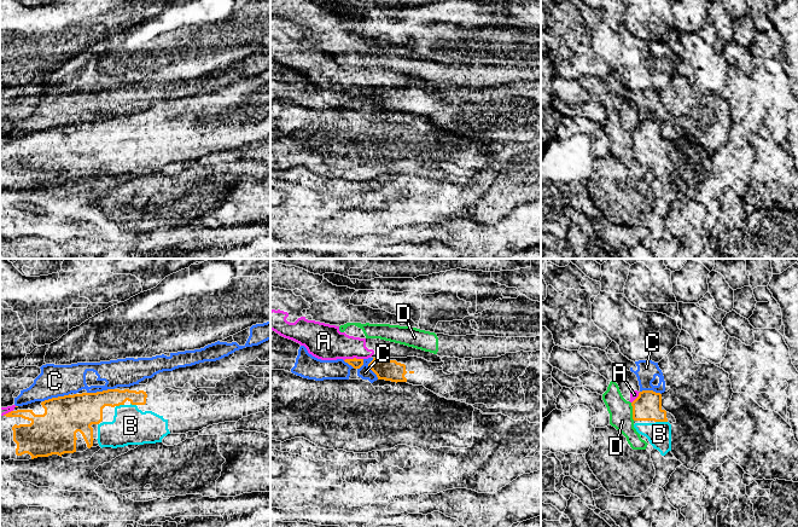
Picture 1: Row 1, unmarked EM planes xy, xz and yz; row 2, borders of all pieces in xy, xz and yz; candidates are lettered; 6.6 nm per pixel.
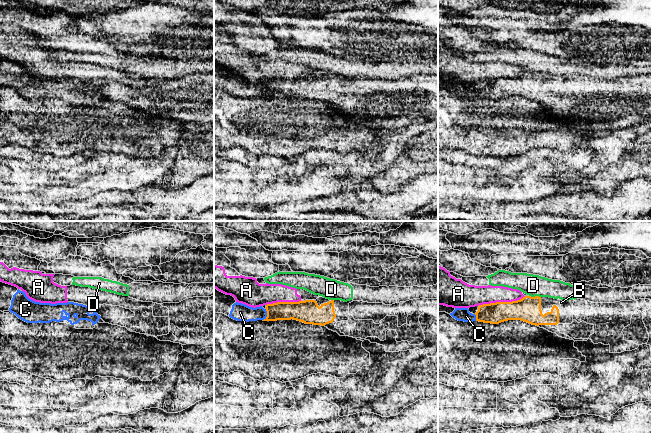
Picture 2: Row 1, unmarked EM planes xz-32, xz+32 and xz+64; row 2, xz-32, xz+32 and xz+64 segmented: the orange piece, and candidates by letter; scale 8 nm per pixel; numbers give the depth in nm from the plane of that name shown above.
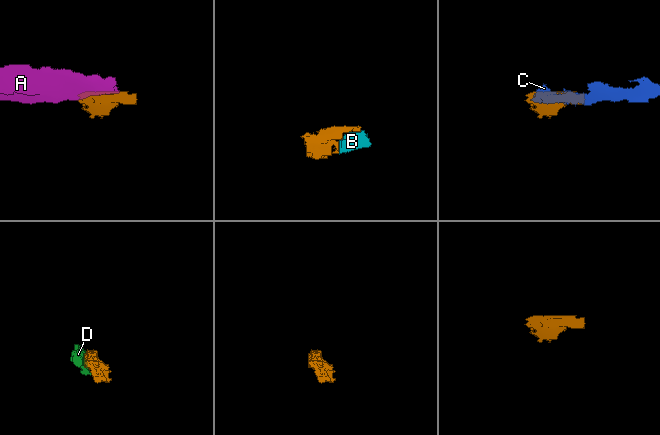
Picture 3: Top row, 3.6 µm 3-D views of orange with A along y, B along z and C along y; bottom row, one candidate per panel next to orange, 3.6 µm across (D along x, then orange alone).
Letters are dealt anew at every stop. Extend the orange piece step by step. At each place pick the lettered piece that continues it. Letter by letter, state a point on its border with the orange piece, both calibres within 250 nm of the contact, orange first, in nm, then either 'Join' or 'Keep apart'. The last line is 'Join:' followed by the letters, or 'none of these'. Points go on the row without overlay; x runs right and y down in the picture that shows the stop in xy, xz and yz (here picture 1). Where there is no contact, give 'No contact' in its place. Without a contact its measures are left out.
A: Touches orange at xz (354, 87). Thickness 70 nm (orange) against 240 nm. Keep apart
B: Touches orange at yz (662, 150). Thickness 190 nm (orange) against 160 nm. Join
C: Touches orange at xy (100, 121). Thickness 260 nm (orange) against 190 nm. Keep apart
D: Touches orange at yz (633, 140). Thickness 190 nm (orange) against 160 nm. Keep apart
Join: B

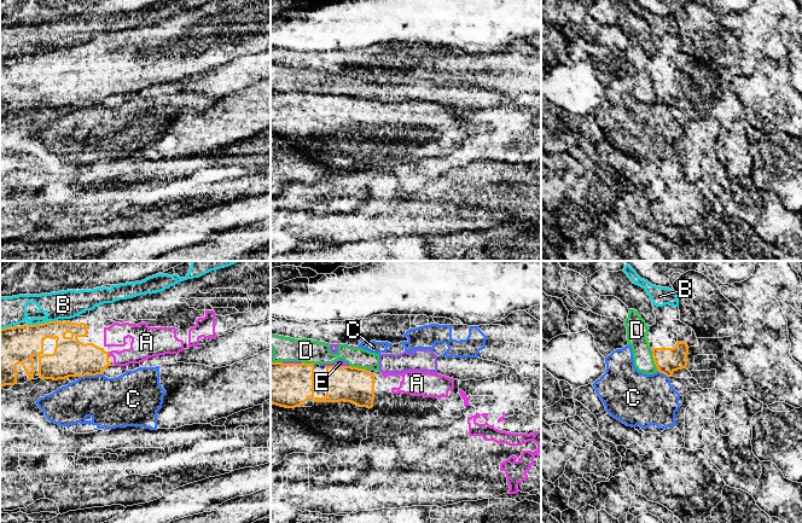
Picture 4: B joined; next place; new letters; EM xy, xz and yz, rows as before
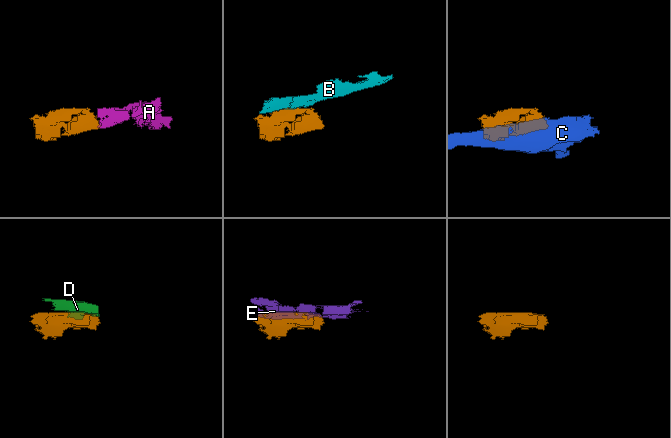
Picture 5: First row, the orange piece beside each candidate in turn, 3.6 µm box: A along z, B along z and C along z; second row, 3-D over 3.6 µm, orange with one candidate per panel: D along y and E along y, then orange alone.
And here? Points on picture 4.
A: Touches orange at xy (108, 83). Thickness 240 nm (orange) against 180 nm. Join
B: Touches orange at xy (41, 53). Thickness 260 nm (orange) against 190 nm. Keep apart
C: Touches orange at xy (91, 104). Thickness 240 nm (orange) against 340 nm. Keep apart
D: Touches orange at yz (654, 89). Thickness 170 nm (orange) against 140 nm. Keep apart
E: Touches orange at xz (338, 96). Thickness 240 nm (orange) against 50 nm. Keep apart
Join: A

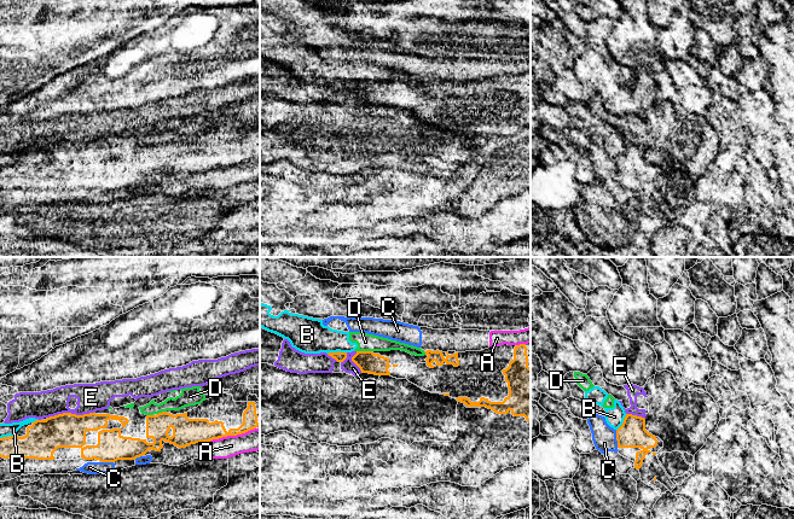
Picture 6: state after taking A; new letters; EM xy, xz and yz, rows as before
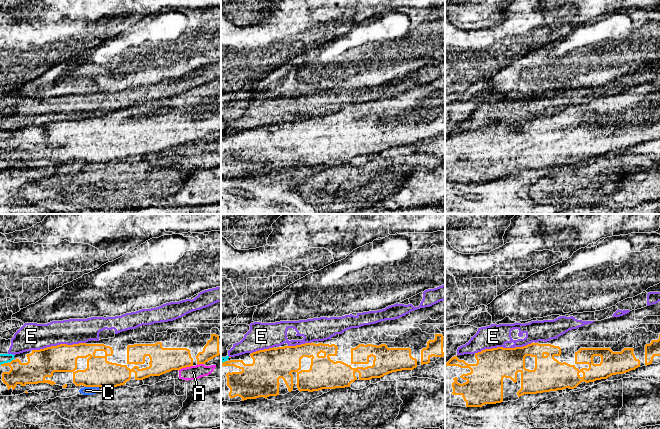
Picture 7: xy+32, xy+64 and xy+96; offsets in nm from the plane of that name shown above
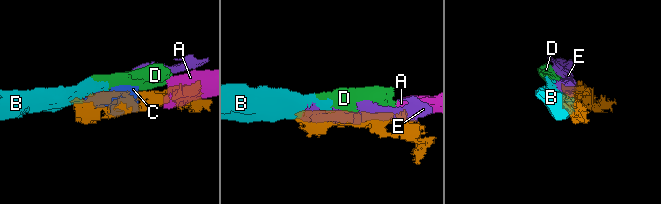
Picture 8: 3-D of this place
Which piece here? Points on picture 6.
A: Touches orange at xy (232, 164). Thickness 160 nm (orange) against 140 nm. Keep apart
B: Touches orange at xz (337, 81). Thickness 70 nm (orange) against 240 nm. Keep apart
C: Touches orange at yz (616, 168). Thickness 190 nm (orange) against 160 nm. Keep apart
D: Touches orange at xz (364, 81). Thickness 140 nm (orange) against 120 nm. Keep apart
E: Touches orange at xy (70, 143). Thickness 240 nm (orange) against 190 nm. Keep apart
Join: none of these

